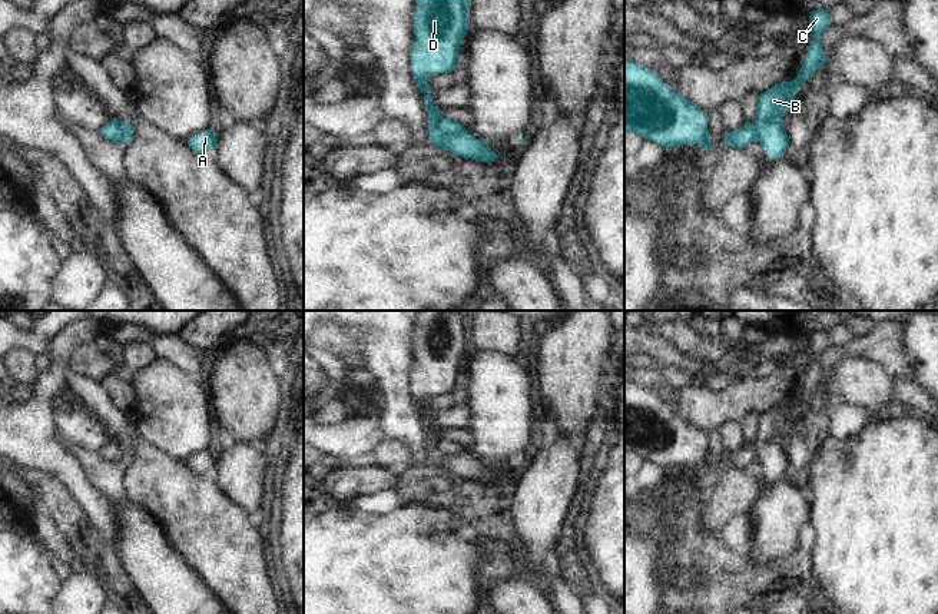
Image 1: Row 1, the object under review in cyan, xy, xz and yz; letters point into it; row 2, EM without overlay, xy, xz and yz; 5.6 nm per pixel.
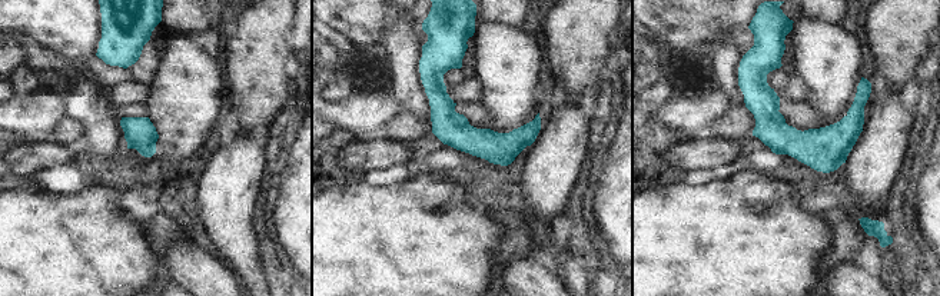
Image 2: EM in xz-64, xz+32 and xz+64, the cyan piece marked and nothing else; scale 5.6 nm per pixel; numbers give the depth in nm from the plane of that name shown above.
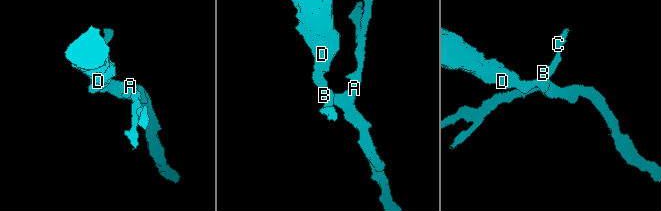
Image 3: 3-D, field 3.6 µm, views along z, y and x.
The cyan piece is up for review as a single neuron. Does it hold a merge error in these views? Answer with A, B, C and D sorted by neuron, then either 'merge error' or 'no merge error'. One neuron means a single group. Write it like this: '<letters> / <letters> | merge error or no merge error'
A D / B C | merge error

